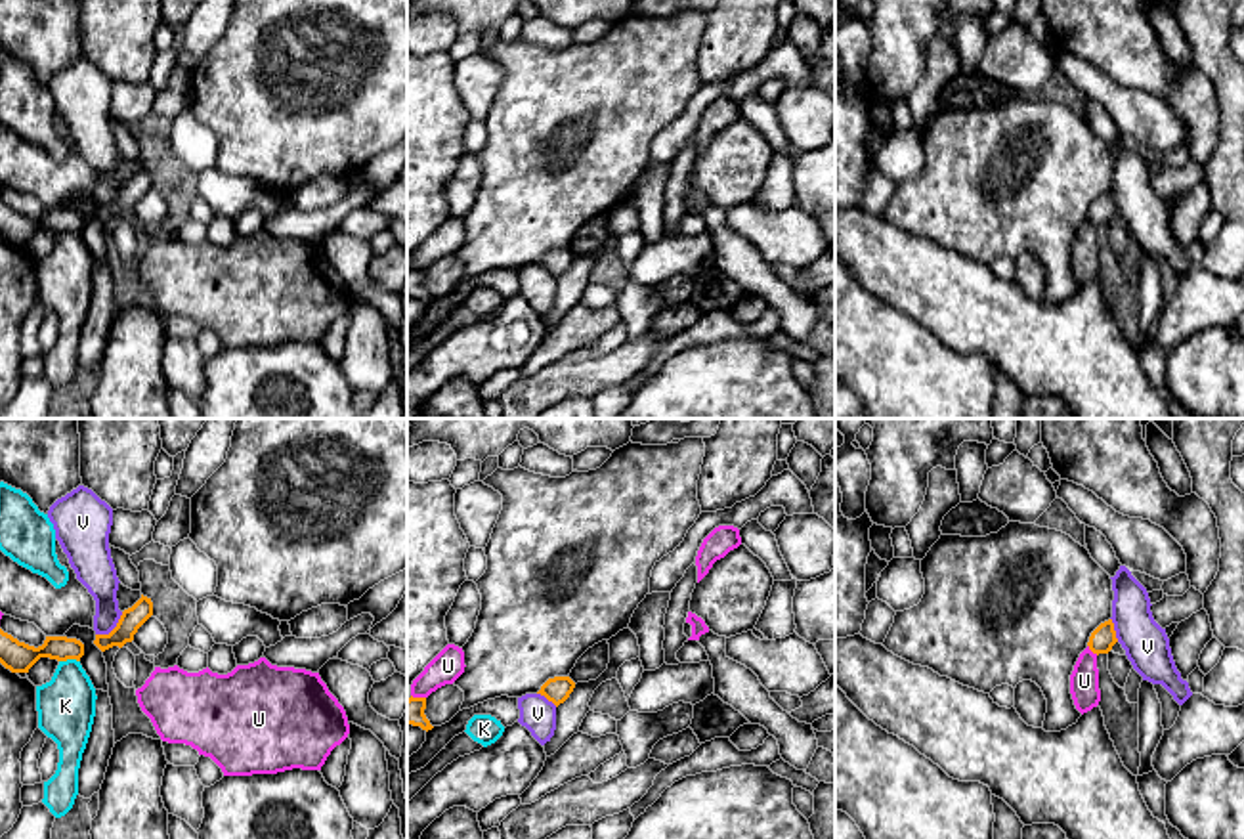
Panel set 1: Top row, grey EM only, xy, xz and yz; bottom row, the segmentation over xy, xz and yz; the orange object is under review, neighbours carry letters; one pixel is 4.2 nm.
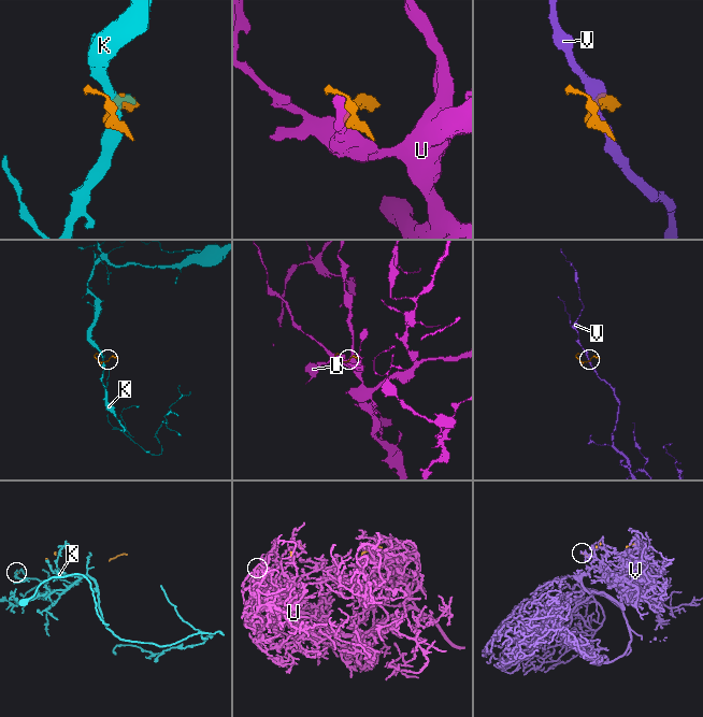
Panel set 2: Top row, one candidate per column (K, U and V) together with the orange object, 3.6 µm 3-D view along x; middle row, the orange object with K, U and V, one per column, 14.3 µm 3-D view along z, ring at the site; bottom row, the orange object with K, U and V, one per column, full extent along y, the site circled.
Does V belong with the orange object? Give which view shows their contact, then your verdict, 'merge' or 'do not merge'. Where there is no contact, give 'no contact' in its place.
xy | do not merge

